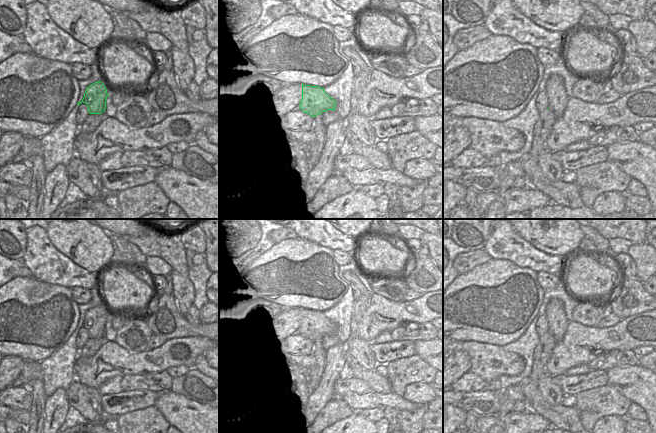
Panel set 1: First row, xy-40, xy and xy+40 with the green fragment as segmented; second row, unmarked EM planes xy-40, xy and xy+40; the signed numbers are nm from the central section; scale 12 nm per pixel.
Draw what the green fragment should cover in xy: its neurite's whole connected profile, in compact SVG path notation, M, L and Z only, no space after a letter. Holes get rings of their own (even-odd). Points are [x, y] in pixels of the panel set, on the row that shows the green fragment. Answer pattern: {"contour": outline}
{"contour": "M337 81L324 88L302 84L302 99L300 109L315 117L327 110L335 110L339 118L346 118L350 114L350 98L354 94L354 84L347 81L339 84Z"}

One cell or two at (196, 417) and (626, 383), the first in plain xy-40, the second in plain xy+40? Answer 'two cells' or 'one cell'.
one cell

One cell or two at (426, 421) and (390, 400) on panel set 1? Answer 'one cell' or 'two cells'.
two cells

